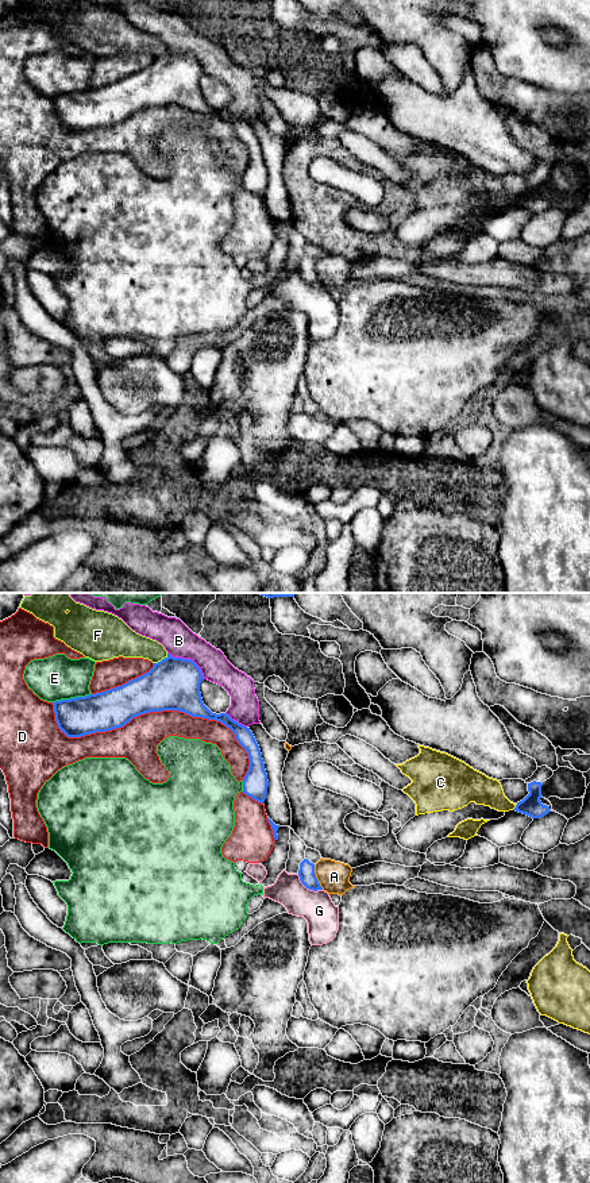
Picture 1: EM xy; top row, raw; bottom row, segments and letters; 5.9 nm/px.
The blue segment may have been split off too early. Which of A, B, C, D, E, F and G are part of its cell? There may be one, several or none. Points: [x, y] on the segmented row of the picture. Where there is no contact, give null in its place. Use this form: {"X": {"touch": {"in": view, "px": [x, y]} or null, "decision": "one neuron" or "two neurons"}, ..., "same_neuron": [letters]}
{"A": {"touch": {"in": "xy", "px": [315, 877]}, "decision": "two neurons"}, "B": {"touch": {"in": "xy", "px": [189, 659]}, "decision": "two neurons"}, "C": {"touch": {"in": "xy", "px": [516, 806]}, "decision": "two neurons"}, "D": {"touch": {"in": "xy", "px": [153, 711]}, "decision": "two neurons"}, "E": {"touch": {"in": "xy", "px": [72, 698]}, "decision": "two neurons"}, "F": {"touch": {"in": "xy", "px": [162, 659]}, "decision": "two neurons"}, "G": {"touch": {"in": "xy", "px": [308, 887]}, "decision": "two neurons"}, "same_neuron": []}

